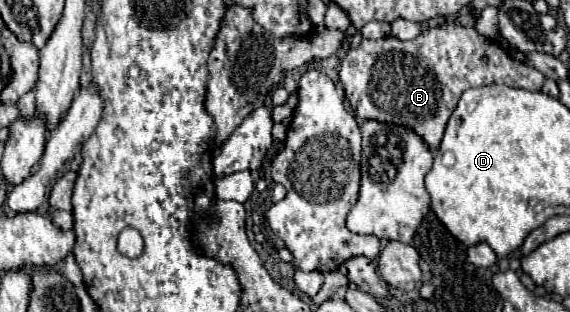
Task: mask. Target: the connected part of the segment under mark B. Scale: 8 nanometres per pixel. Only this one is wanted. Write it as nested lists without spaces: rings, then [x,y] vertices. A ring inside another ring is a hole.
[[[448,21],[440,27],[428,27],[410,41],[400,41],[392,35],[382,39],[362,39],[362,43],[356,49],[350,49],[340,61],[340,83],[344,85],[346,99],[350,101],[354,113],[358,111],[358,119],[376,119],[382,123],[408,125],[428,143],[432,151],[438,149],[448,117],[456,109],[456,103],[466,89],[502,83],[516,89],[540,91],[544,79],[546,77],[540,71],[512,59],[494,41],[478,35],[472,27],[458,27],[454,21]]]

